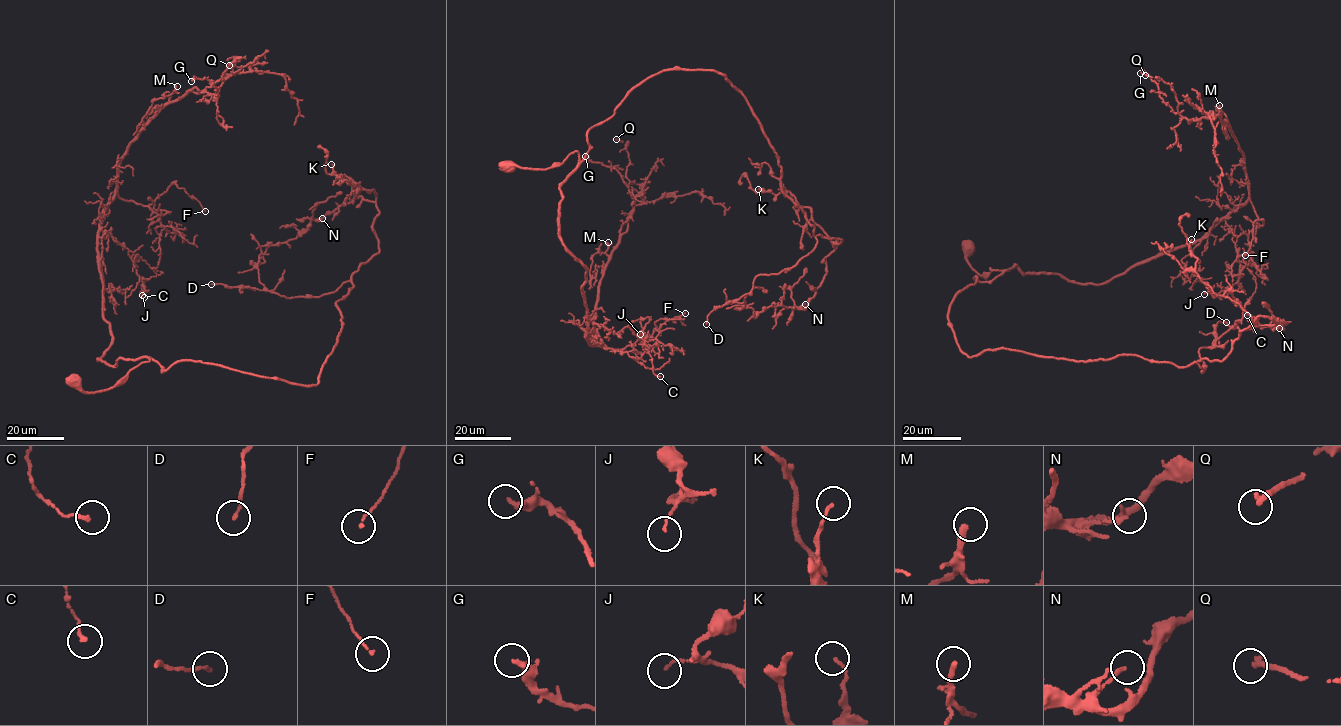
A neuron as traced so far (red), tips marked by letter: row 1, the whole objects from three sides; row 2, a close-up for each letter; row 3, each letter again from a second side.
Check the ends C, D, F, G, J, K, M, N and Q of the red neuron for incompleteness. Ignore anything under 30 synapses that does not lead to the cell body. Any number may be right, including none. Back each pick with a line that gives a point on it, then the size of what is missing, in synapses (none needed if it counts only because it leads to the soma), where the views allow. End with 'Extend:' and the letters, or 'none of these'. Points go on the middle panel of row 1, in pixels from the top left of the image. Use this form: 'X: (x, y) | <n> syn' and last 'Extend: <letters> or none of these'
Extend: none of these

